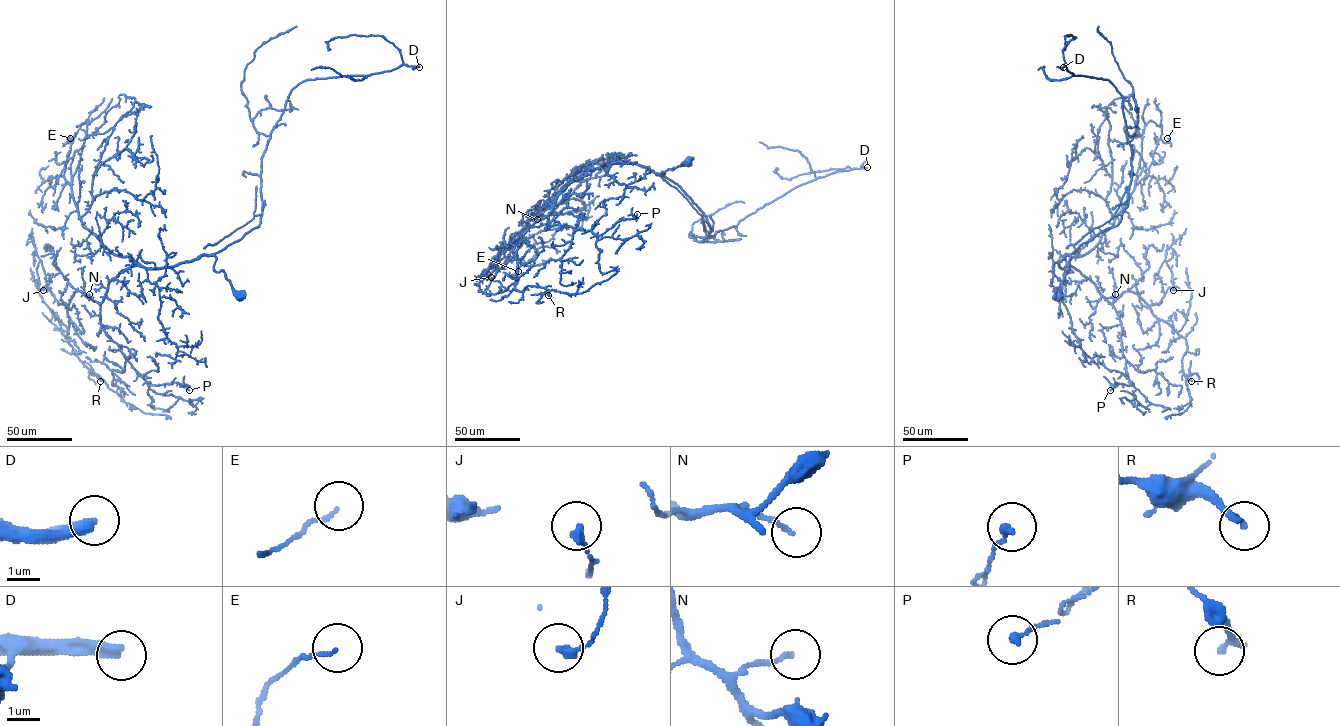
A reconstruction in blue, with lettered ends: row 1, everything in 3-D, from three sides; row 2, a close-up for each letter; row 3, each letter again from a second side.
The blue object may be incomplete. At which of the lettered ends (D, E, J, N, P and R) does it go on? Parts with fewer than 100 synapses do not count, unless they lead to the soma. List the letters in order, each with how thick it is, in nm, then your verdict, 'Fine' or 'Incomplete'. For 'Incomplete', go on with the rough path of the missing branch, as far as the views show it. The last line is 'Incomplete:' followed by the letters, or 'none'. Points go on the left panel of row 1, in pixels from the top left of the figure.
D: Thickness 320 nm. Incomplete
E: Thickness 100 nm. Fine
J: Thickness 200 nm. Fine
N: Thickness 130 nm. Fine
P: Thickness 200 nm. Fine
R: Thickness 220 nm. Fine
Incomplete: D

